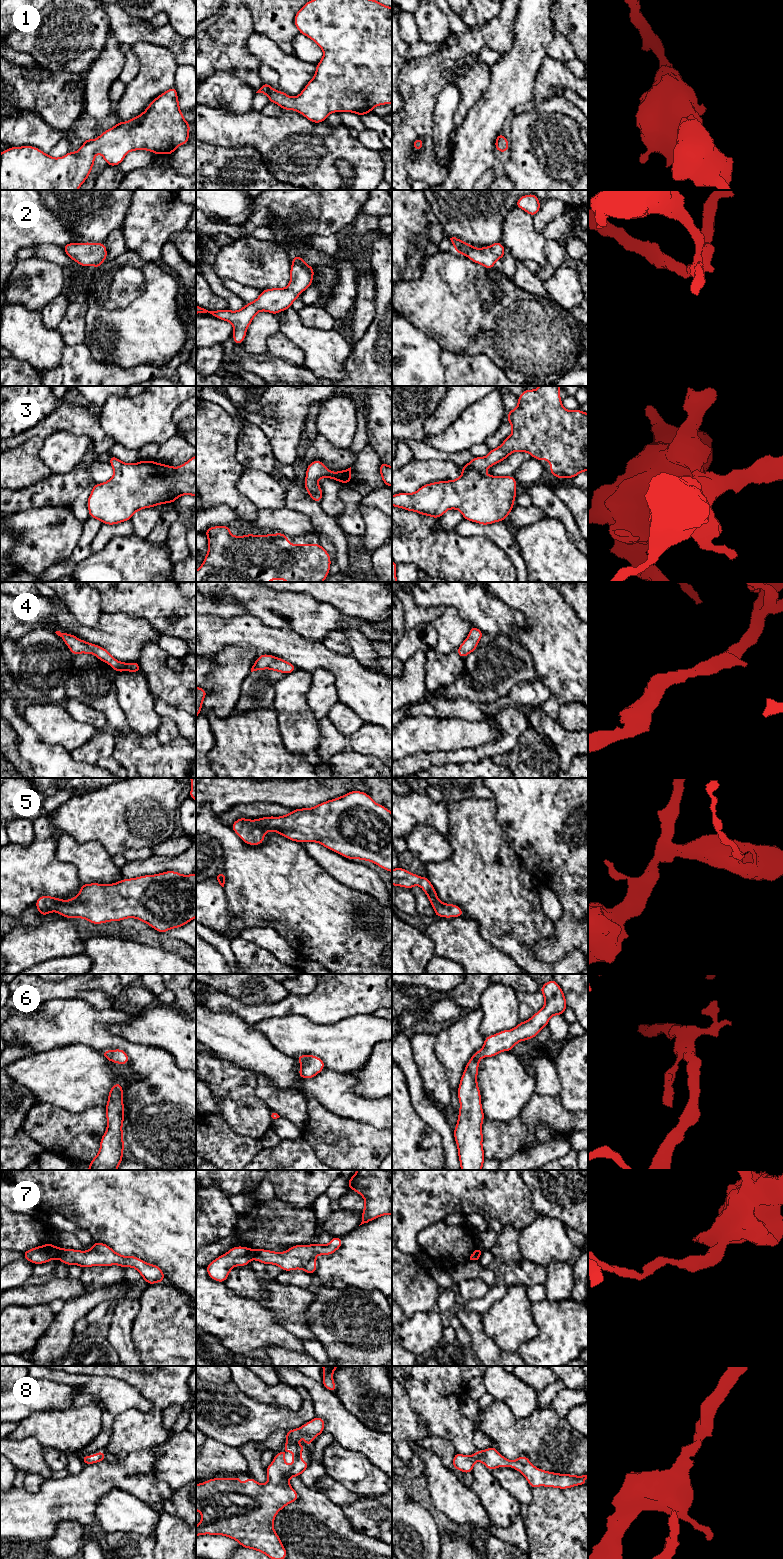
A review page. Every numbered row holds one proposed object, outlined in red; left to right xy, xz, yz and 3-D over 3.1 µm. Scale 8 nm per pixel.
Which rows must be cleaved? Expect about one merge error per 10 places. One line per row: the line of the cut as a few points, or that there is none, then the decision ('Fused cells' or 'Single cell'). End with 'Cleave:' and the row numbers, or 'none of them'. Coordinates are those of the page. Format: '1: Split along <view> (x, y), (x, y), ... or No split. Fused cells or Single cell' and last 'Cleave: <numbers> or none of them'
1: No split. Single cell
2: No split. Single cell
3: No split. Single cell
4: No split. Single cell
5: No split. Single cell
6: No split. Single cell
7: No split. Single cell
8: No split. Single cell
Cleave: none of them

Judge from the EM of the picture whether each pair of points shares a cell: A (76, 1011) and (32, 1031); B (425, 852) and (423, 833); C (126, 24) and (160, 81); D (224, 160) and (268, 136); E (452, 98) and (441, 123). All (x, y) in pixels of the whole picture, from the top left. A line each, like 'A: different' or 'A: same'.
A: same
B: same
C: different
D: different
E: same

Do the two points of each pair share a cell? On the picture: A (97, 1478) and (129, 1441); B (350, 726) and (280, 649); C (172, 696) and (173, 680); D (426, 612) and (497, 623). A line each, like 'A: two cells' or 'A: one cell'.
A: two cells
B: two cells
C: one cell
D: two cells

